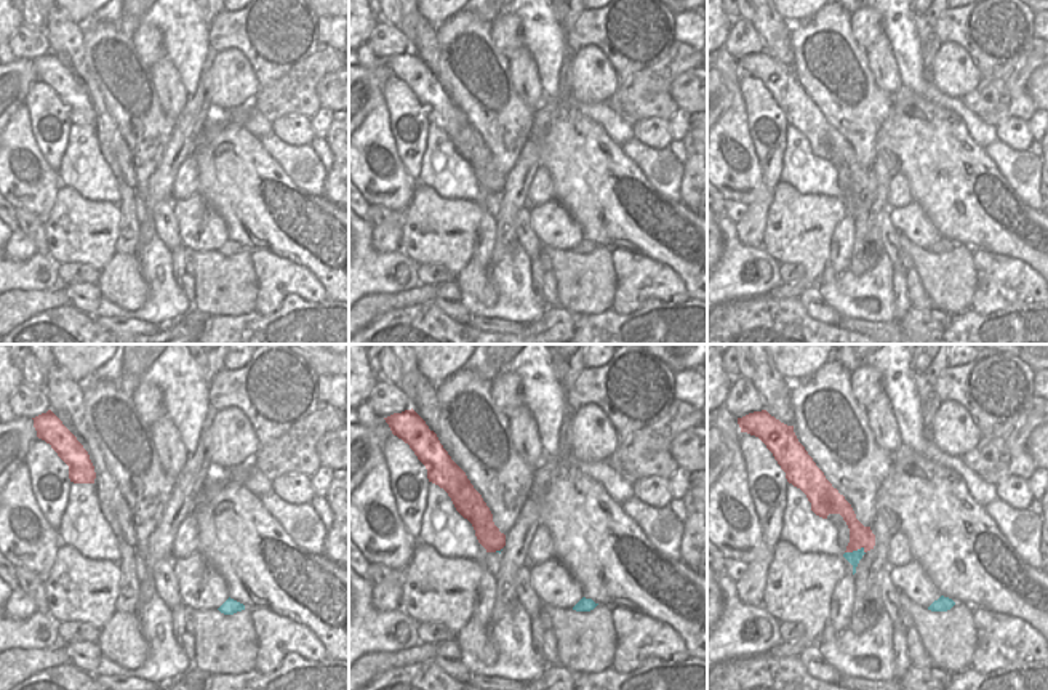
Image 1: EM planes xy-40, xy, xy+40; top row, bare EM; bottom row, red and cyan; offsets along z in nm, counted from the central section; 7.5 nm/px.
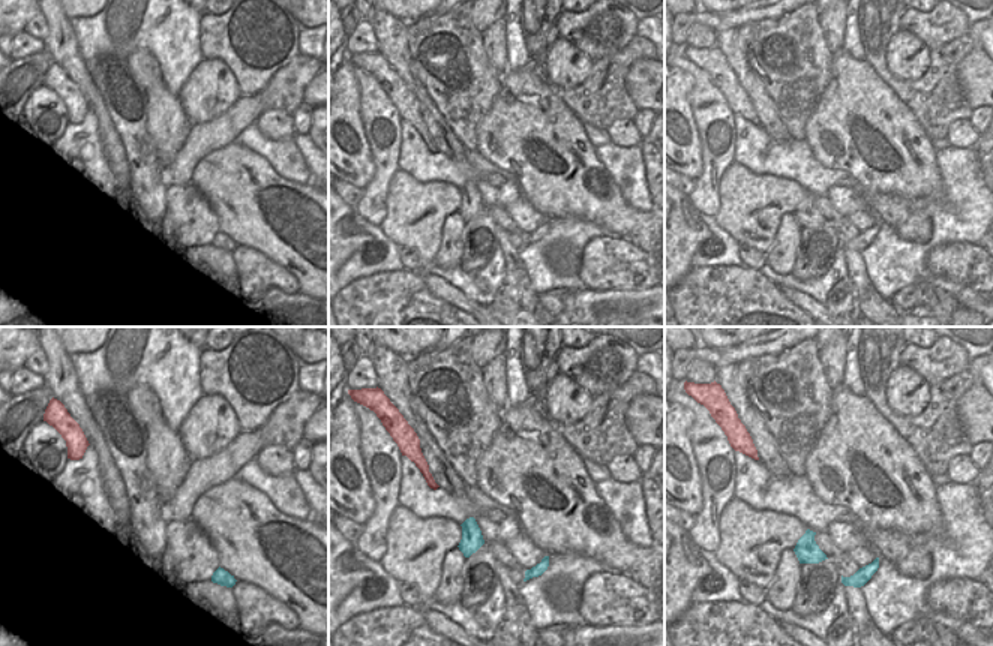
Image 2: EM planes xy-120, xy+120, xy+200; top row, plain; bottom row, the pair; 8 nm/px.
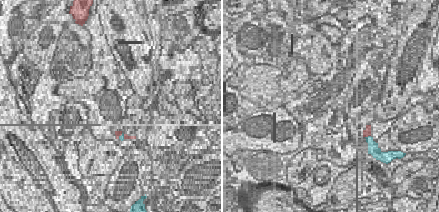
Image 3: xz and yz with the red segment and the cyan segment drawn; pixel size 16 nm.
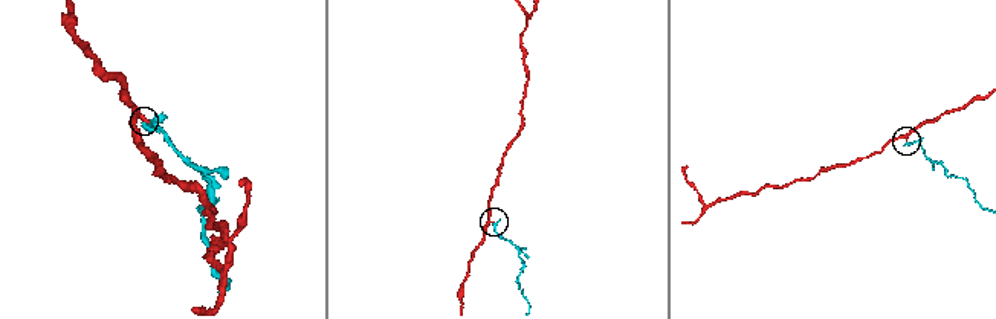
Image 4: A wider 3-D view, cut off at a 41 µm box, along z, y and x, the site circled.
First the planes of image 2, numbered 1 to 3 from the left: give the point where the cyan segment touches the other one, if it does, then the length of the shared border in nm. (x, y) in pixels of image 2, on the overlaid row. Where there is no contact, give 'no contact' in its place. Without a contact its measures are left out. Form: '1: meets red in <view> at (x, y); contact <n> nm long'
1: no contact
2: no contact
3: no contact

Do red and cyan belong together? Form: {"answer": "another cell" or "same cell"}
{"answer": "another cell"}

